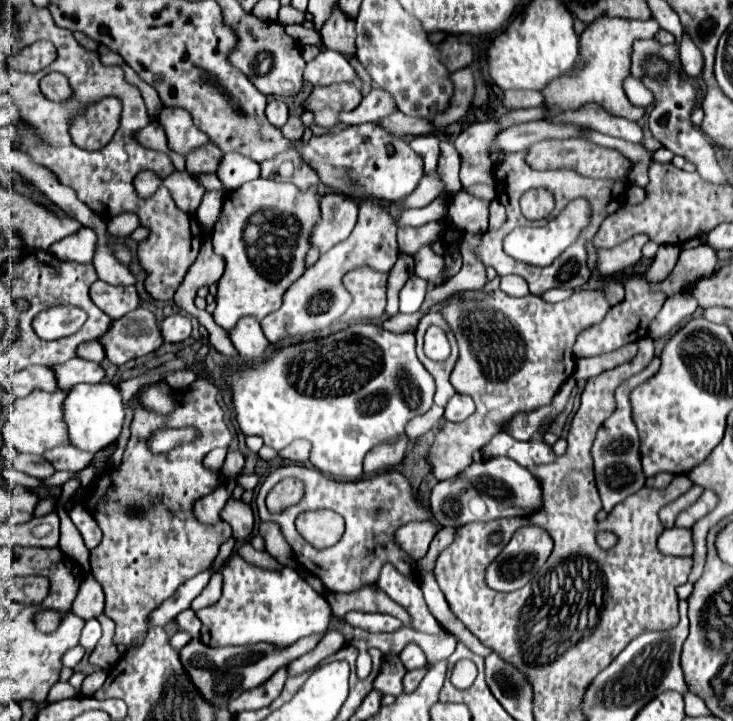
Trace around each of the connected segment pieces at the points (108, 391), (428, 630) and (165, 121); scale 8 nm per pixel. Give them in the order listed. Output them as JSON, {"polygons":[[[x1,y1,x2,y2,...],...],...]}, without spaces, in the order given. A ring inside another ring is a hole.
{"polygons":[[[77,384,73,390,67,392,63,402,63,420,69,430,69,444,83,450,83,452,99,452,113,444,123,428,123,402,121,394,113,384]],[[383,564,377,584,379,588,385,588,387,596,391,596,409,612,411,622,413,622,411,626,415,630,425,632,425,634,439,634,443,630,441,624,435,620,435,616,429,612,415,578,405,578,397,572,393,564]],[[163,108,161,110,161,118,159,124,163,126,169,146,187,156,193,148,207,144,207,136,193,124,189,112,185,110,177,110,177,108]]]}

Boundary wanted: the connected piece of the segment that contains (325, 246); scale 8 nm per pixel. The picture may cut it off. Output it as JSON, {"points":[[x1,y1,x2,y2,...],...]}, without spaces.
{"points":[[325,194,321,198,321,224,313,230,311,244,327,252,333,244,345,240,357,222,357,202,343,194]]}

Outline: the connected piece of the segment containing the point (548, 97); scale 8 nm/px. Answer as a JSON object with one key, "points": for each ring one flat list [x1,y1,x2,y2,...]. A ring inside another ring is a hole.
{"points":[[599,16,591,24,585,26,585,30,579,36,579,56,583,62,583,68,571,70,551,84,547,84,541,94,545,98,547,116,557,116,567,110,579,110,585,104,597,104,607,114,625,118,629,122,639,122,645,116,645,108,633,106,623,90,623,80,631,74,631,54,633,54,633,42,635,40,647,40,653,38,659,30,659,24,651,20,625,20,625,18,609,18]]}

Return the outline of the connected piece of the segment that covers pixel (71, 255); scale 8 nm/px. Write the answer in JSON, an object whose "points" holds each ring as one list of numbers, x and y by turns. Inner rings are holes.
{"points":[[81,228,79,232,75,232,73,236,67,236,63,240,59,240,57,244,53,244,49,248,49,252,61,260,71,260,71,262,81,262,81,264,89,264,93,262,93,252,95,252,95,244,97,244,97,236,91,228]]}

